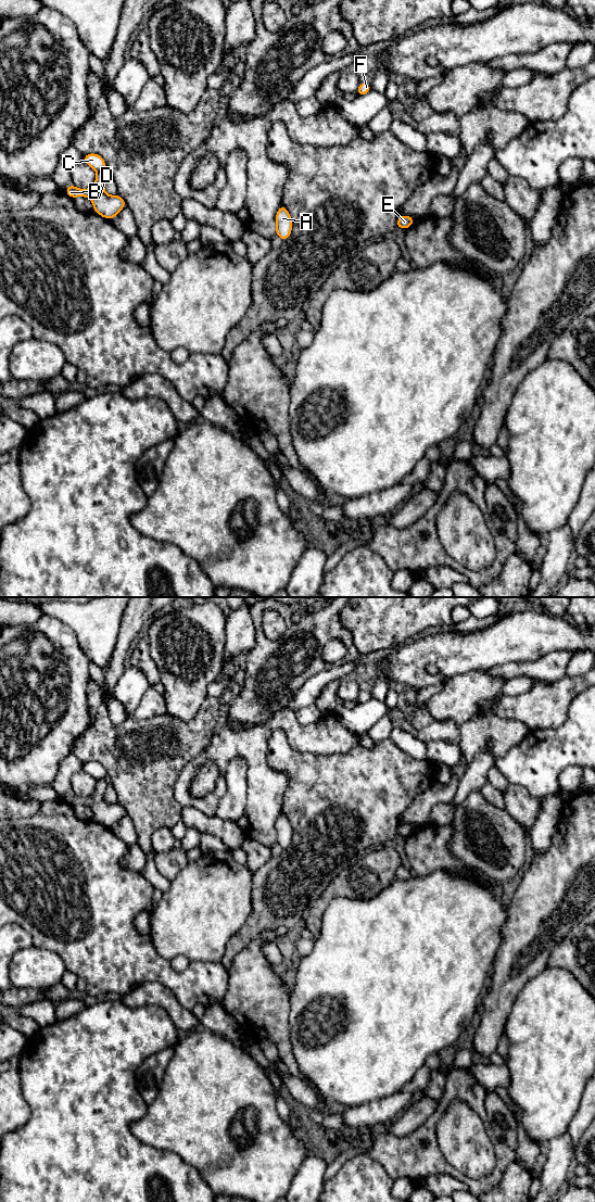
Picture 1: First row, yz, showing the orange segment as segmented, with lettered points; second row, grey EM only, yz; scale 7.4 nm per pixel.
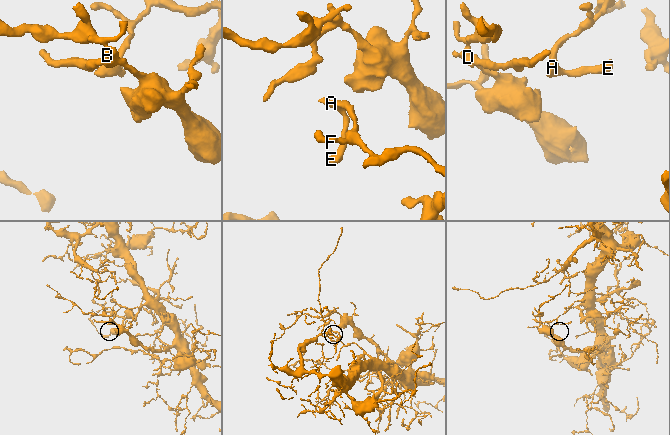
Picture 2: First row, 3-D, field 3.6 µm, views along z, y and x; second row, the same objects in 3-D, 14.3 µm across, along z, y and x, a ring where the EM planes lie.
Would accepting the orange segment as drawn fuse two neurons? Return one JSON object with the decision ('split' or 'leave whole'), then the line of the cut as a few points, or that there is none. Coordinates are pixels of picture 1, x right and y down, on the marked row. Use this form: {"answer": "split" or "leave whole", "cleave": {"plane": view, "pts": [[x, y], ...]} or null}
{"answer": "leave whole", "cleave": null}

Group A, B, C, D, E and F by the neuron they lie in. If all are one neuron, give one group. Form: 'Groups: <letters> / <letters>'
Groups: A B C D E F

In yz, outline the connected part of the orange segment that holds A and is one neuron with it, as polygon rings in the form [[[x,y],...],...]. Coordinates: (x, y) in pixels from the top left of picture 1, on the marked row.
[[[282,204],[276,213],[276,233],[282,241],[286,241],[292,232],[292,218],[287,207]]]

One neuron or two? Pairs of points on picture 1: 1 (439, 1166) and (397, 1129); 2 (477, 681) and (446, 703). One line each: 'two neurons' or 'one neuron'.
1: two neurons
2: one neuron

